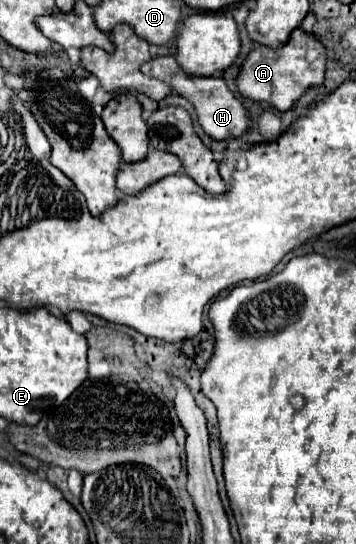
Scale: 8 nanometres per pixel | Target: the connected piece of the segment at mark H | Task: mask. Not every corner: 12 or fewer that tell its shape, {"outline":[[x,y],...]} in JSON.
{"outline":[[174,56],[140,66],[184,96],[214,140],[240,138],[248,112],[220,76],[186,74]]}

